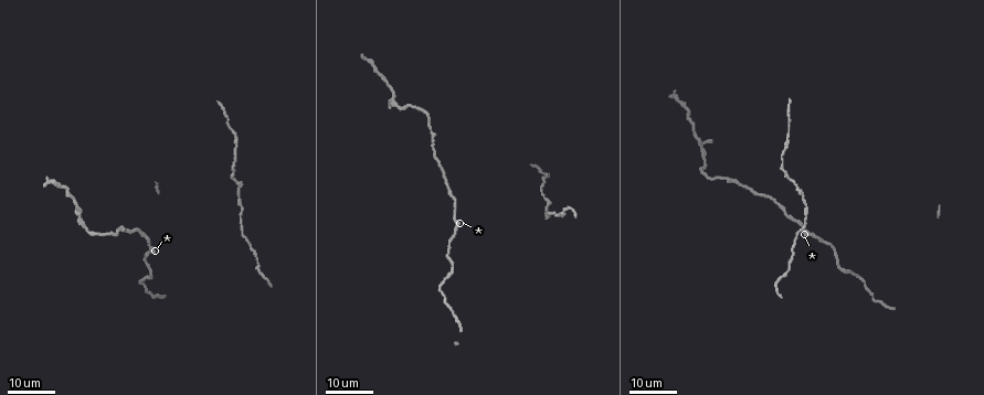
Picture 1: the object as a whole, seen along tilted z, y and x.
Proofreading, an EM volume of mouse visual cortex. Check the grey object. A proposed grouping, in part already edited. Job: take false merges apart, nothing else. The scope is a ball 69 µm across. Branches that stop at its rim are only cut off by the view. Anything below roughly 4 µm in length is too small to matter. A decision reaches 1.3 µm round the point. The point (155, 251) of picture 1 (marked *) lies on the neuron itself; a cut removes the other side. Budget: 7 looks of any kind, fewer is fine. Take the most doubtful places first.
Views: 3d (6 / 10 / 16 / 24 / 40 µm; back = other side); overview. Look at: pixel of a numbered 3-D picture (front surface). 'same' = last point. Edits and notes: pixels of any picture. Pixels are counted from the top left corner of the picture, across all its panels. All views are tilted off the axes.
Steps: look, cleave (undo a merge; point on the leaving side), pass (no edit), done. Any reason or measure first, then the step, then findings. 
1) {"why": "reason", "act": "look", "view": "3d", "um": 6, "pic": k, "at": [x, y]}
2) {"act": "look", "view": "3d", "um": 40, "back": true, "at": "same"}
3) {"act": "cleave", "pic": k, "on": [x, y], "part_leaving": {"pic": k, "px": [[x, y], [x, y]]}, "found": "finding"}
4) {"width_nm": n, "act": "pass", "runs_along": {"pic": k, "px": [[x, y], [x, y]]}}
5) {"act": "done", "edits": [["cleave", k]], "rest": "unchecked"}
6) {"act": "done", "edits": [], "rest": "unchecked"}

{"why": "a narrow waist", "act": "look", "view": "3d", "um": 24, "pic": 1, "at": [700, 147]}

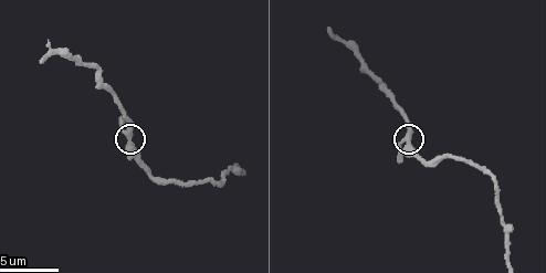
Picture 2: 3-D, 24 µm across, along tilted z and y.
{"act": "look", "view": "3d", "um": 10, "pic": 2, "at": [129, 138]}

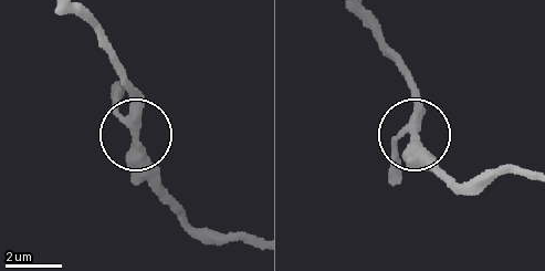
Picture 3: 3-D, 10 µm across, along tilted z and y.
{"width_nm": 290, "act": "pass", "runs_along": {"pic": 3, "px": [[253, 239], [203, 239], [182, 222], [132, 125], [130, 81]]}, "found": "one neuron here"}

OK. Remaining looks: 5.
{"why": "thick turns thin", "act": "look", "view": "3d", "um": 24, "pic": 1, "at": [544, 198]}

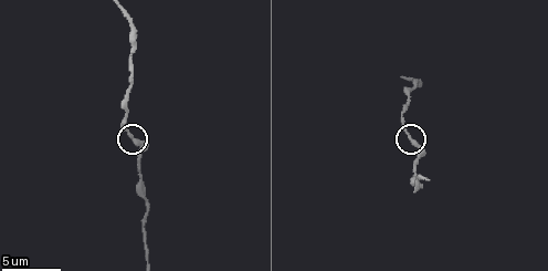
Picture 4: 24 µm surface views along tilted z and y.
{"why": "closer look", "act": "look", "view": "3d", "um": 6, "pic": 4, "at": [133, 136]}

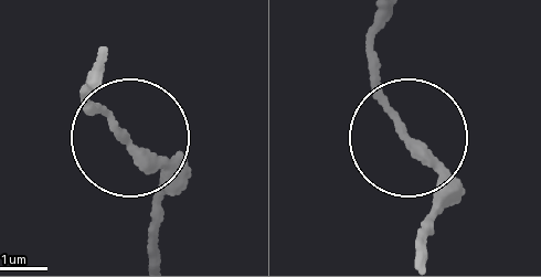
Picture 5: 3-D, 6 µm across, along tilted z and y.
{"act": "pass", "found": "one neuron here"}

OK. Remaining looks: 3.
{"act": "look", "view": "3d", "um": 10, "pic": 4, "at": [419, 174]}

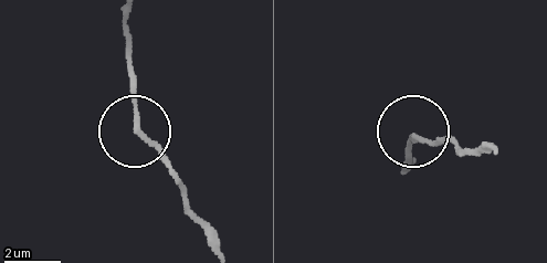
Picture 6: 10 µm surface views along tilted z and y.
{"act": "pass", "found": "one neuron here"}

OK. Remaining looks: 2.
{"act": "done", "edits": [], "rest": "unchecked"}

